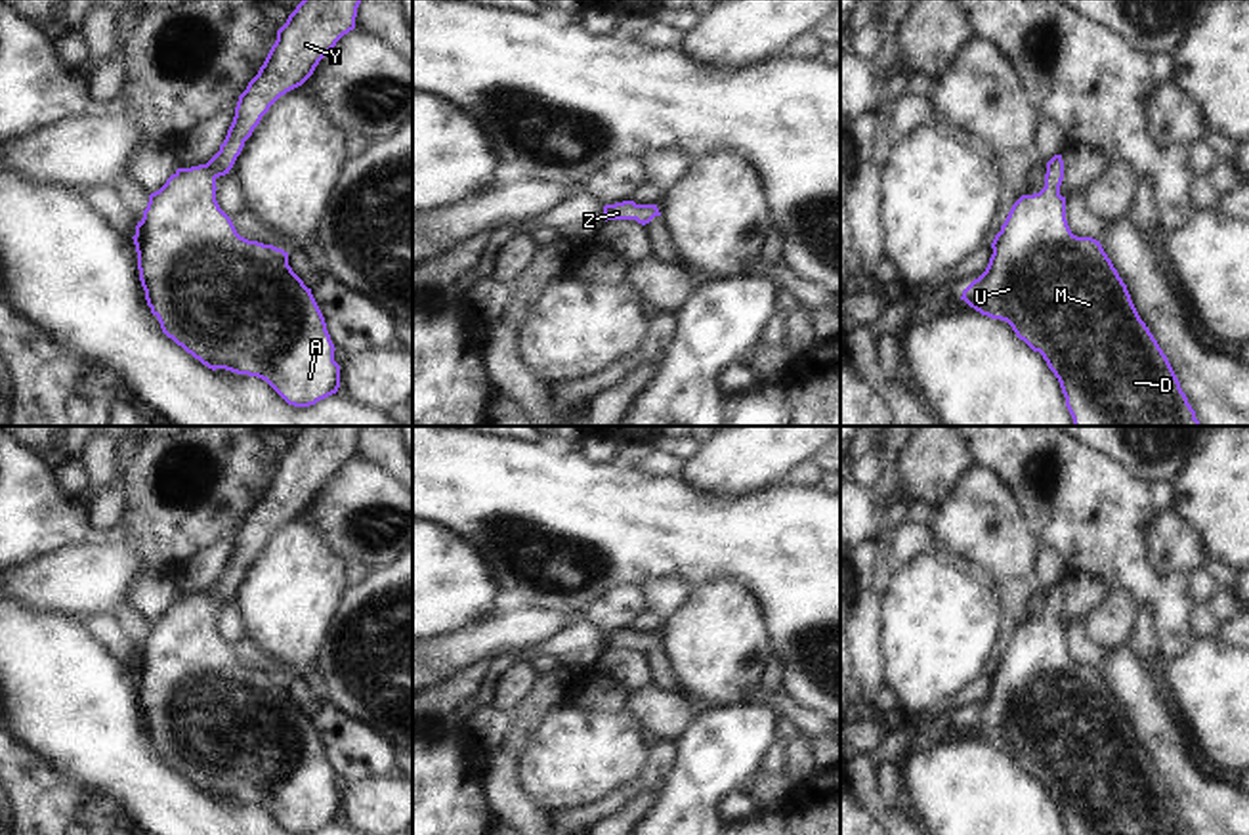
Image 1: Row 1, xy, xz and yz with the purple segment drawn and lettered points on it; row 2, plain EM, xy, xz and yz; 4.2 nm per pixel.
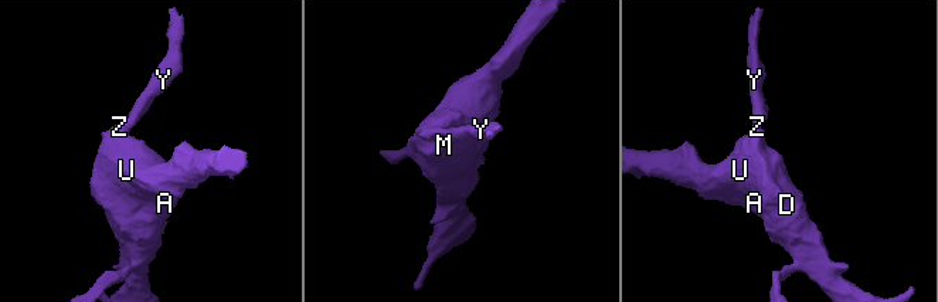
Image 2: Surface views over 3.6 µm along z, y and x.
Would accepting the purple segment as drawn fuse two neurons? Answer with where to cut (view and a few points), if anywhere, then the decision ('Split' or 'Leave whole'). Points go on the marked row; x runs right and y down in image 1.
No split. Leave whole.

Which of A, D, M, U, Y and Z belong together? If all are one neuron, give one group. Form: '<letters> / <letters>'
A D M U Y Z

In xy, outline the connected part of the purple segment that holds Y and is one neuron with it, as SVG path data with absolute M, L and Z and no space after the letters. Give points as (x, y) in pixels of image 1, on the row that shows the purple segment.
M302 0L296 6L286 23L277 31L277 40L258 75L239 96L233 122L220 151L206 164L178 168L159 191L151 193L143 218L138 222L136 235L132 237L145 300L162 332L212 371L225 369L265 380L294 407L315 405L338 392L340 365L334 361L336 348L311 289L288 266L288 252L241 237L231 218L216 201L216 180L229 174L244 141L269 107L286 92L302 86L336 42L355 29L359 4L361 0Z

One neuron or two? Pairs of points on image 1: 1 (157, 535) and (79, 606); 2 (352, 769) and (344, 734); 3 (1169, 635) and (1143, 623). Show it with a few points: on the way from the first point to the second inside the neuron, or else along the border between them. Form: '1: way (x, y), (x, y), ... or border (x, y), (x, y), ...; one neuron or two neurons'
1: border (127, 541), (159, 572); two neurons
2: way (352, 761), (352, 748), (346, 742); one neuron
3: border (1141, 602), (1152, 608), (1152, 627), (1160, 654); two neurons

